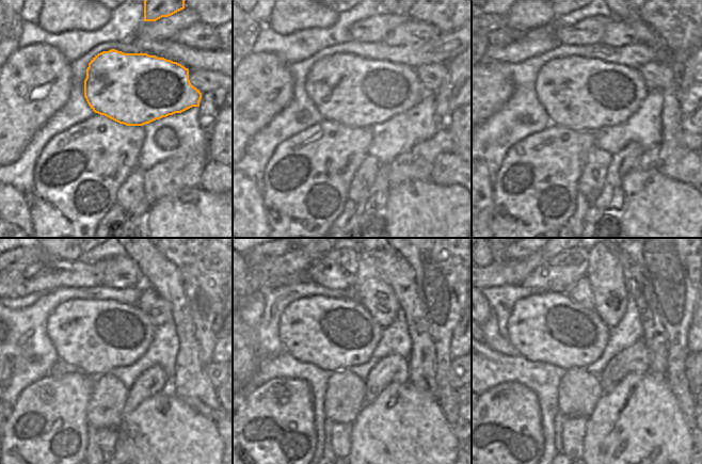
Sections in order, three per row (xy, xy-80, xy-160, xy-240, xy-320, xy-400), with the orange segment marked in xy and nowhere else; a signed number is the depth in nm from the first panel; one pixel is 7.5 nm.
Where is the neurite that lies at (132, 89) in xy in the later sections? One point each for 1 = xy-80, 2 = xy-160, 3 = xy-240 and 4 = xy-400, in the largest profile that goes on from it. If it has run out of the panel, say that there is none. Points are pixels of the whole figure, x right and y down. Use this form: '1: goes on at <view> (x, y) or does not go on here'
1: goes on at xy-80 (355, 92)
2: goes on at xy-160 (583, 94)
3: goes on at xy-240 (96, 336)
4: goes on at xy-400 (551, 328)

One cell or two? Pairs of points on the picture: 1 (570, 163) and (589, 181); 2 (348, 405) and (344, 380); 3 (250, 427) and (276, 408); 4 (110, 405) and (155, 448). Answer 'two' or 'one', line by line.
1: two
2: one
3: one
4: two

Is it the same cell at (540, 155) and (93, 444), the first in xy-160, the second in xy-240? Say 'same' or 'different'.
different

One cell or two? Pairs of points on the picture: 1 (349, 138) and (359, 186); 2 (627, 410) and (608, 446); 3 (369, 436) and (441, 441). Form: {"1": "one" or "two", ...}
{"1": "two", "2": "one", "3": "one"}

